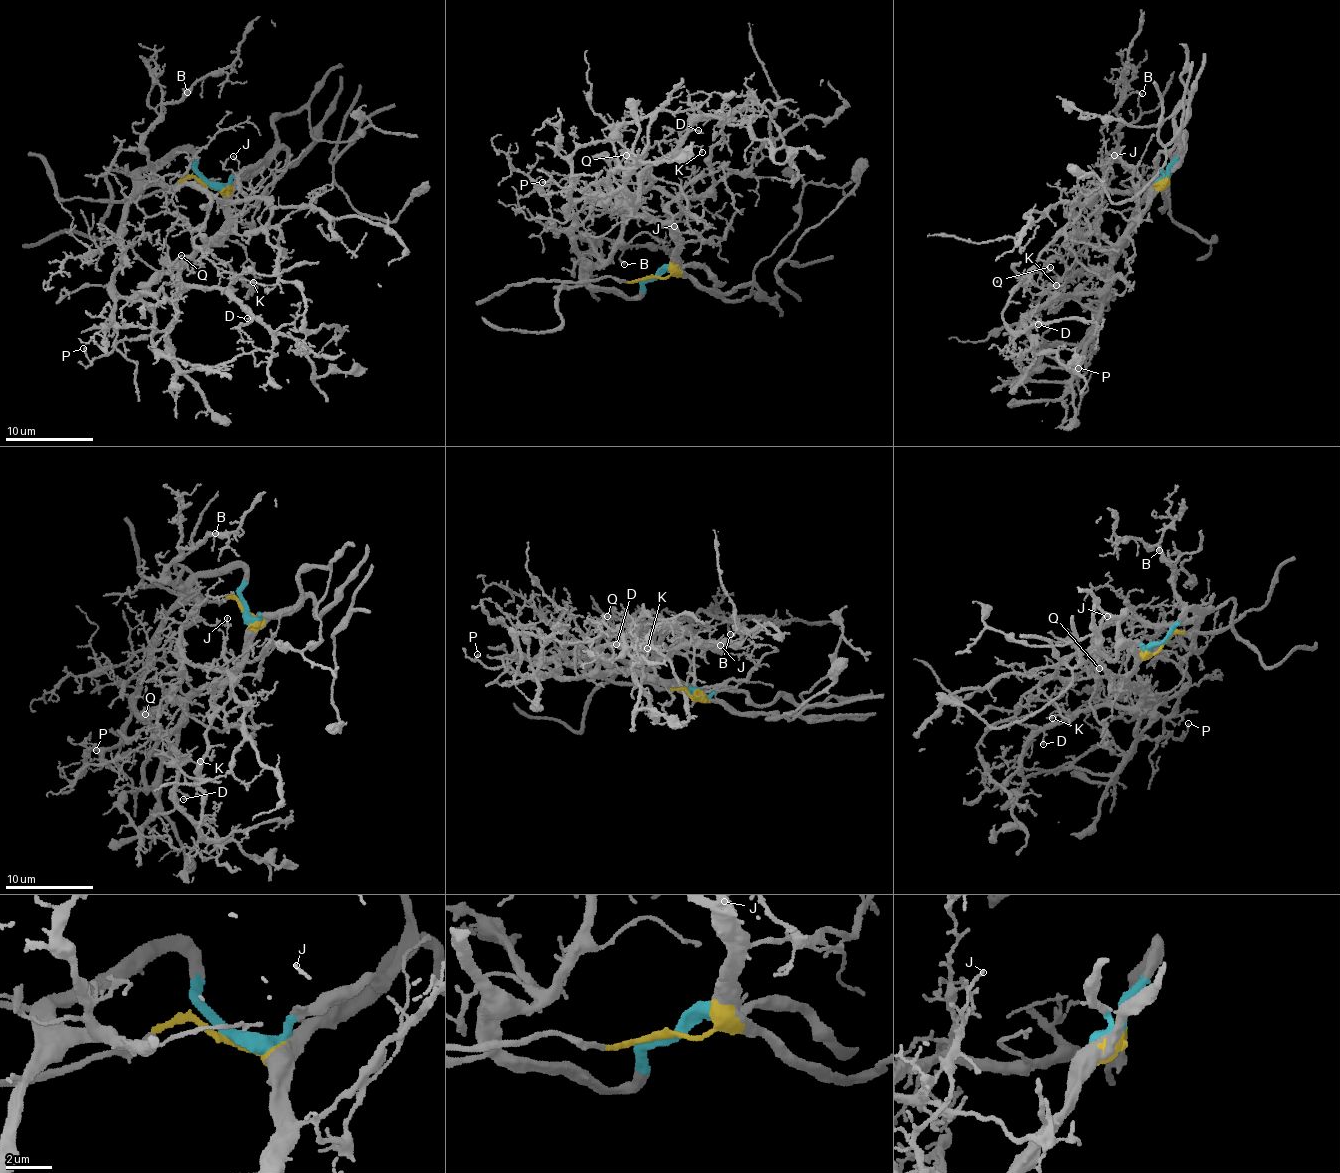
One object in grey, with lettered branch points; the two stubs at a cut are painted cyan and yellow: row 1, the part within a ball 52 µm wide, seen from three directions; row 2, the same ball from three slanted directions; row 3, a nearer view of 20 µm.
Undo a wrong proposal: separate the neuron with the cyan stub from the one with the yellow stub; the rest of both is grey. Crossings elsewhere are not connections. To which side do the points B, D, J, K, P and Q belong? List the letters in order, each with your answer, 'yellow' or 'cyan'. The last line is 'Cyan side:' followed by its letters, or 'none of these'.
B: cyan
D: yellow
J: yellow
K: yellow
P: yellow
Q: yellow
Cyan side: B

